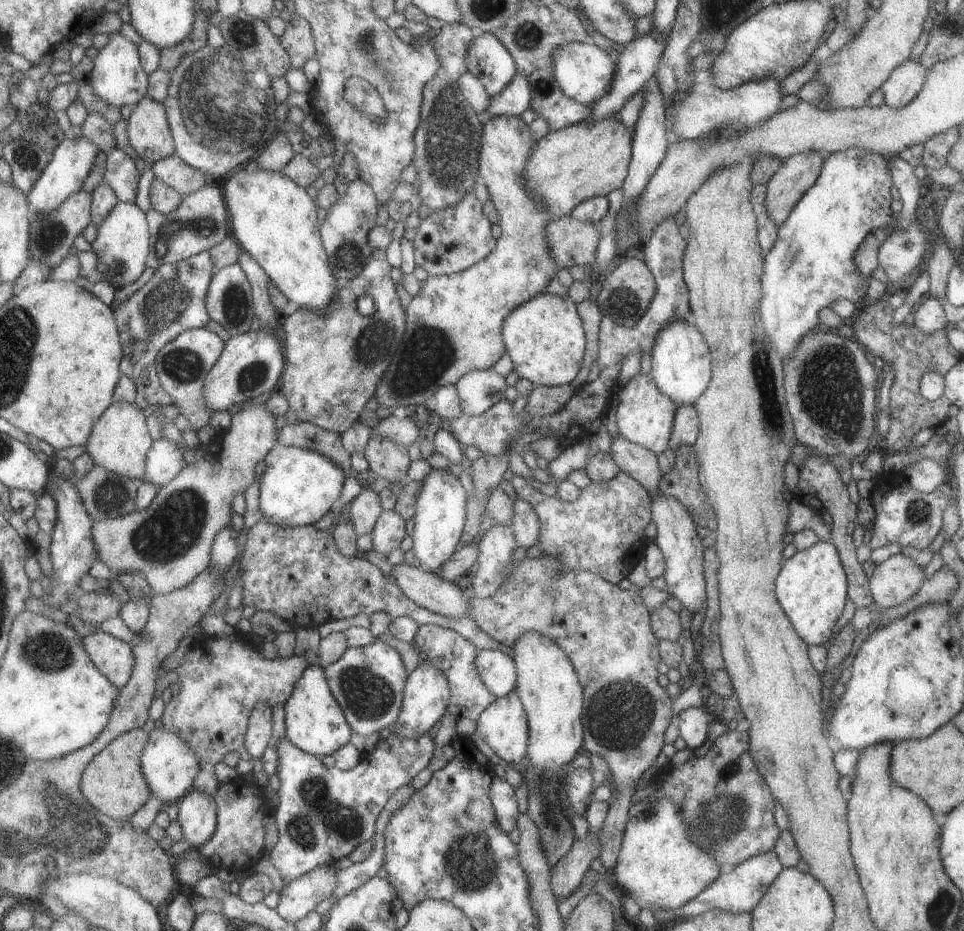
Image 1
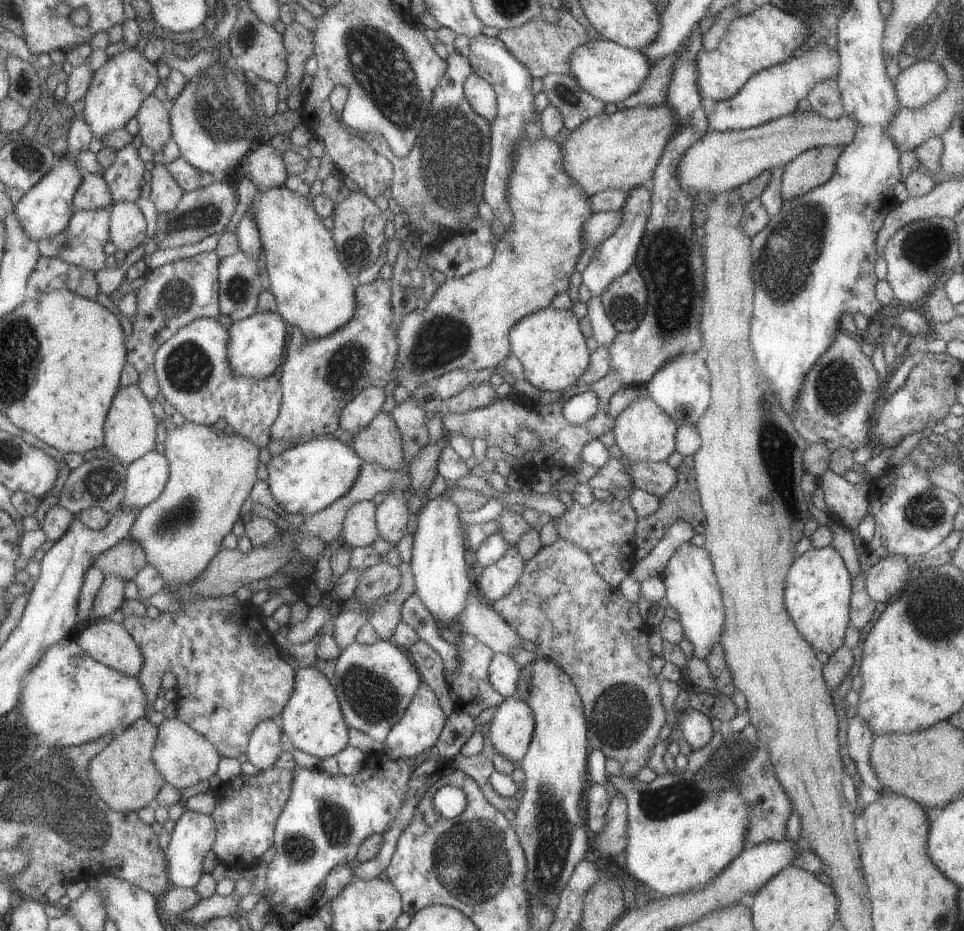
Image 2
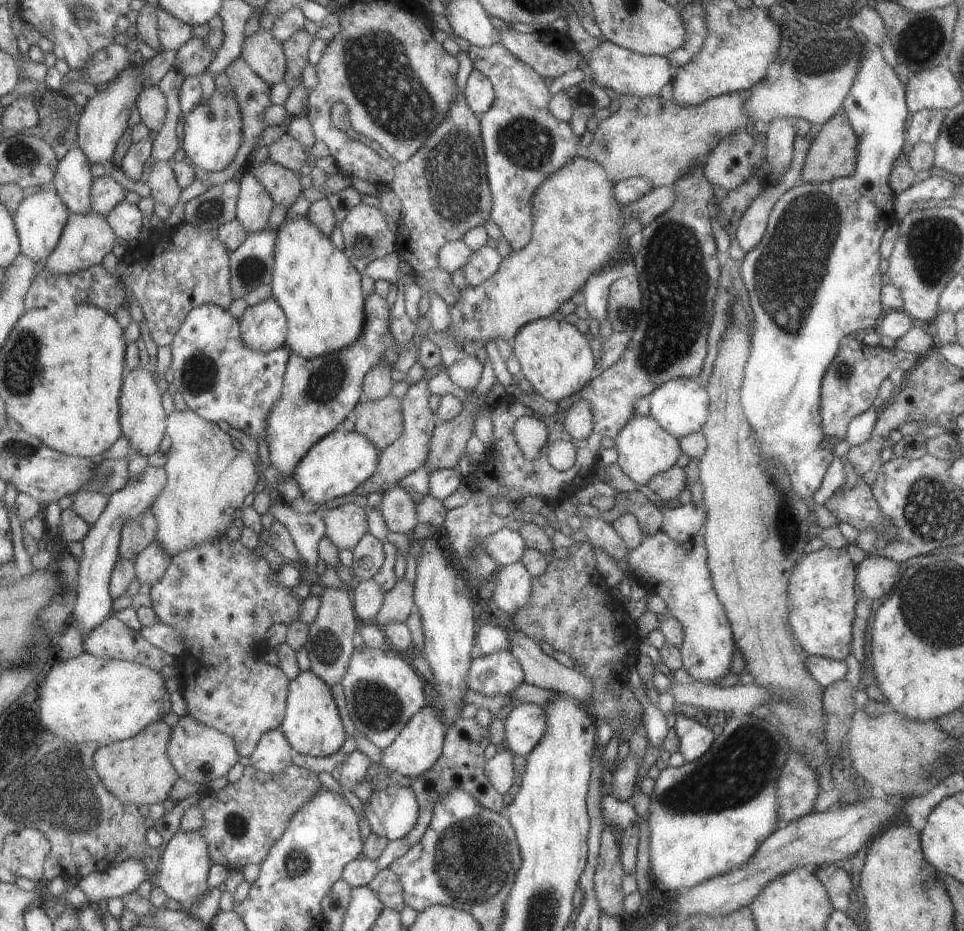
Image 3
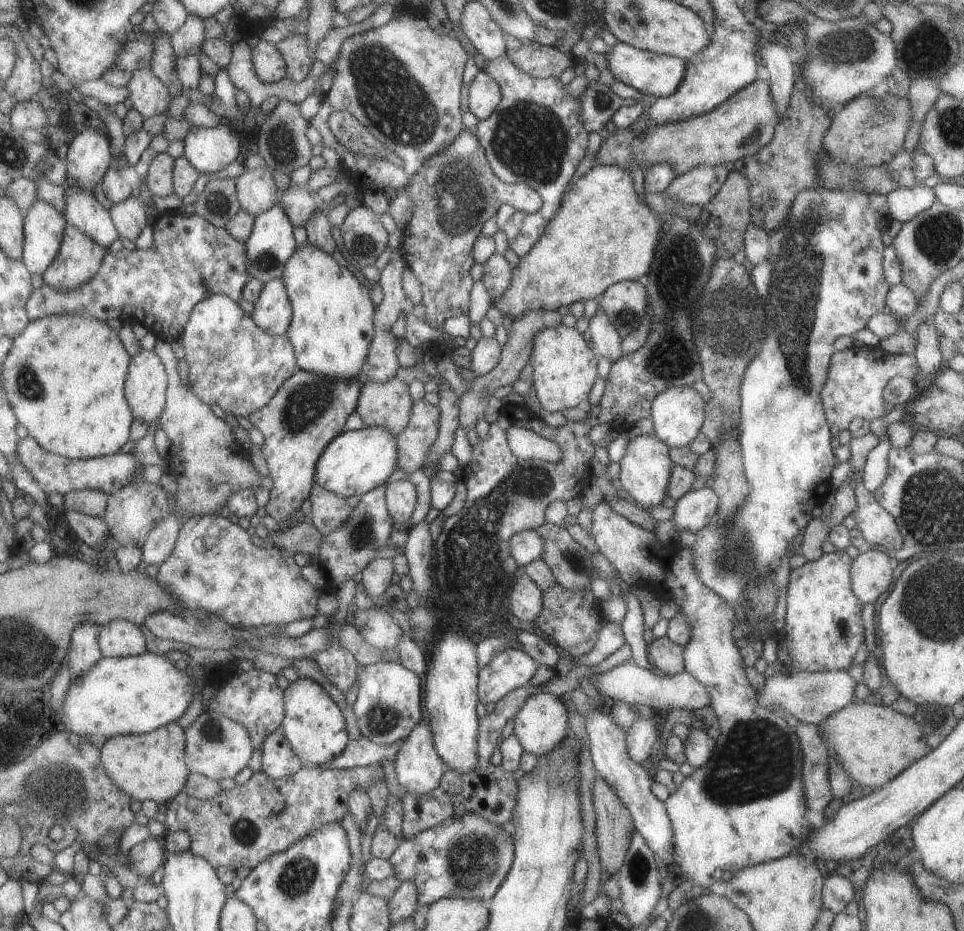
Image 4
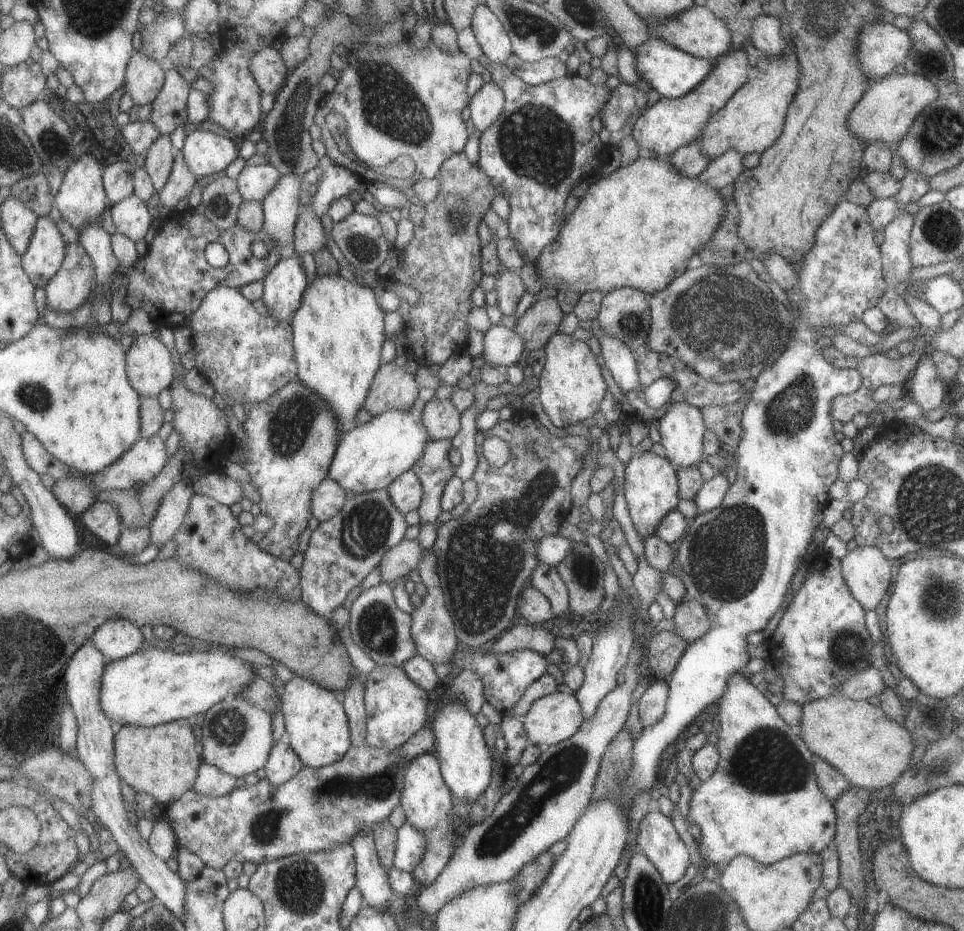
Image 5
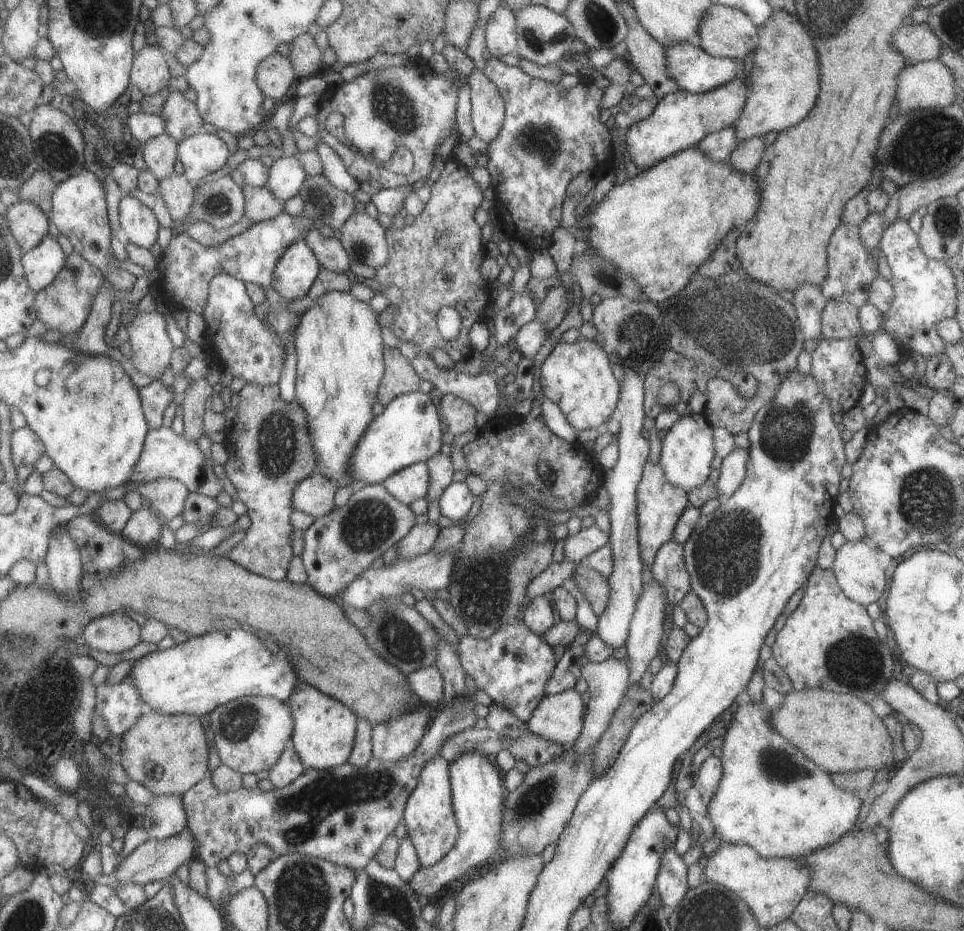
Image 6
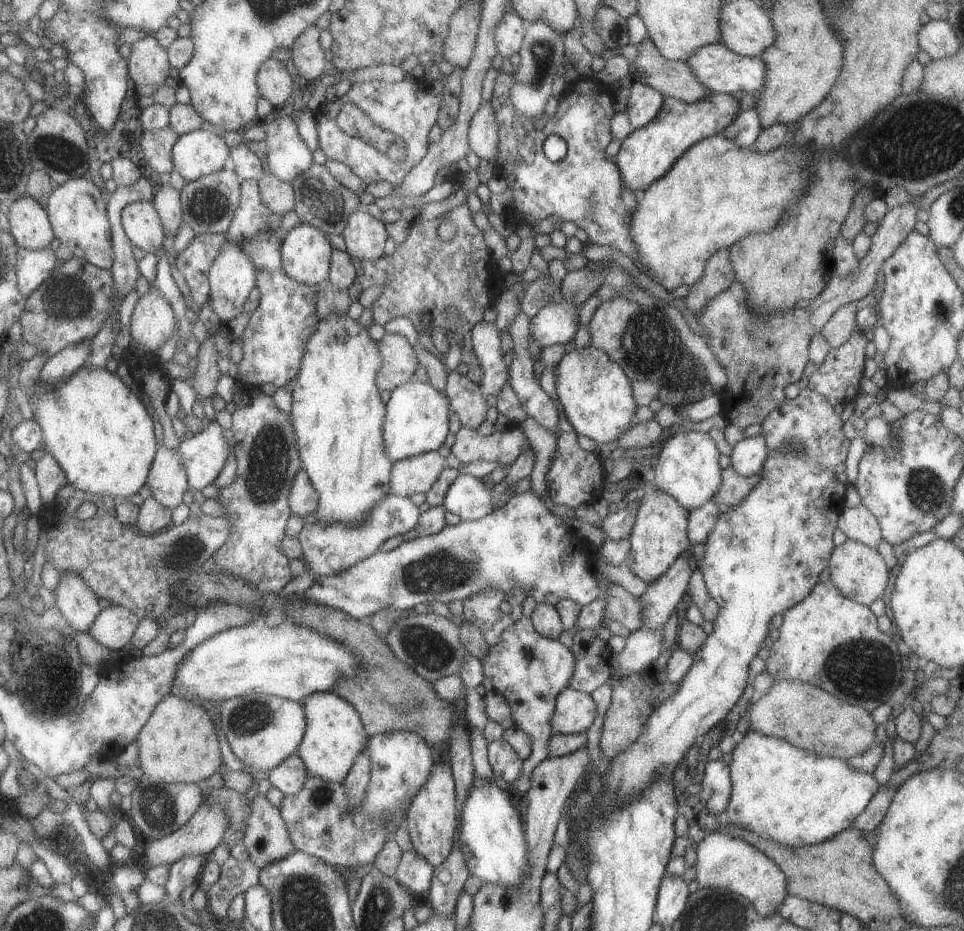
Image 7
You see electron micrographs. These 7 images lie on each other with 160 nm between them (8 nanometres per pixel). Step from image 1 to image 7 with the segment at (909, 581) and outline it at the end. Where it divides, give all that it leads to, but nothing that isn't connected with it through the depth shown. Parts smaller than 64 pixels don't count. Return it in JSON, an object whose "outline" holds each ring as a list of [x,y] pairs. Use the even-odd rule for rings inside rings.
{"outline":[[[845,539],[831,551],[828,558],[830,581],[839,592],[860,605],[869,605],[880,598],[887,586],[889,574],[883,558],[876,549],[865,546],[862,542]]]}

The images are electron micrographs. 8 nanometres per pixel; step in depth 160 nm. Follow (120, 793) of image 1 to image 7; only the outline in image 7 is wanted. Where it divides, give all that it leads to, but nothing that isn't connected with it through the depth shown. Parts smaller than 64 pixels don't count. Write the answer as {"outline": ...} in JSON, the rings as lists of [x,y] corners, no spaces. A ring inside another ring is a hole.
{"outline":[[[171,694],[163,697],[136,740],[143,774],[169,784],[202,784],[205,778],[218,772],[223,765],[223,754],[211,715],[193,701]]]}

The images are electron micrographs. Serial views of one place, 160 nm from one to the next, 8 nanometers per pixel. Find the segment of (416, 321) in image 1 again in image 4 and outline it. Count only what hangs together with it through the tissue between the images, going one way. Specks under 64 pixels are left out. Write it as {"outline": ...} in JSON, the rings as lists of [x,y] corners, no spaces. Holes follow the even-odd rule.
{"outline":[[[601,163],[591,167],[585,175],[572,175],[569,184],[561,195],[556,213],[544,226],[542,235],[527,251],[526,256],[518,258],[517,265],[511,269],[507,288],[491,304],[501,315],[517,319],[526,312],[556,311],[559,306],[569,306],[573,301],[583,302],[599,298],[602,292],[617,281],[635,280],[645,275],[657,242],[661,215],[651,211],[645,204],[637,201],[631,174],[615,165]]]}

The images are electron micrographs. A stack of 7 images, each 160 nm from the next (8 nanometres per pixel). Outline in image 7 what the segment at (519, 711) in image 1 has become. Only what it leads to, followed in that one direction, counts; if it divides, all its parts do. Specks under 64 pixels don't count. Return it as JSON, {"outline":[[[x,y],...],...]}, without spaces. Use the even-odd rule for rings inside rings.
{"outline":[[[569,687],[555,697],[550,727],[554,735],[579,734],[587,730],[595,718],[595,704],[589,696]]]}

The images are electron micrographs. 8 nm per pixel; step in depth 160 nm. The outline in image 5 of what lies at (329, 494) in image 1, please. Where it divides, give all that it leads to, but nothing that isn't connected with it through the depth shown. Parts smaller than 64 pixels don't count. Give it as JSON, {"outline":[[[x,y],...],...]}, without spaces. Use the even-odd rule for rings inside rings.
{"outline":[[[417,397],[409,411],[391,409],[339,434],[332,461],[328,466],[328,477],[345,492],[351,490],[353,494],[386,489],[397,476],[411,469],[411,465],[421,456],[424,444],[429,442],[420,421],[424,404]]]}

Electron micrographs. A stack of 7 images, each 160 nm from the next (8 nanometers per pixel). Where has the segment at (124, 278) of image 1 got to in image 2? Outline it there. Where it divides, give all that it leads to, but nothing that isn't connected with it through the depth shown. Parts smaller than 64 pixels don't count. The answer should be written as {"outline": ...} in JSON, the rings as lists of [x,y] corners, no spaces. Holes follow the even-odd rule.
{"outline":[[[121,201],[112,206],[111,242],[126,254],[147,242],[147,218],[135,202]]]}

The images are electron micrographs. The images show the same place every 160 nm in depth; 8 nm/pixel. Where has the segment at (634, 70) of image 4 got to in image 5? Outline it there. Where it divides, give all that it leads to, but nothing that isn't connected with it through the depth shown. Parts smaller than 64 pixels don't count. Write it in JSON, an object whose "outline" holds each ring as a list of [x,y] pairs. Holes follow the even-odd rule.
{"outline":[[[649,37],[642,45],[634,48],[634,63],[637,74],[649,84],[660,97],[674,99],[683,96],[690,88],[697,86],[707,76],[713,60],[689,56],[657,37]]]}

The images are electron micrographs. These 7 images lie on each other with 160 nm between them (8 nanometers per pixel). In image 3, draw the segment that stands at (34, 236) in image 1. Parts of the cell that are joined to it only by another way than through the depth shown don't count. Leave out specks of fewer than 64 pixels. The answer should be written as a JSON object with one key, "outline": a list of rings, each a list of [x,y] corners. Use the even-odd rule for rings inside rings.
{"outline":[[[108,172],[92,180],[91,204],[92,208],[105,215],[108,214],[120,203],[125,200],[127,190]]]}

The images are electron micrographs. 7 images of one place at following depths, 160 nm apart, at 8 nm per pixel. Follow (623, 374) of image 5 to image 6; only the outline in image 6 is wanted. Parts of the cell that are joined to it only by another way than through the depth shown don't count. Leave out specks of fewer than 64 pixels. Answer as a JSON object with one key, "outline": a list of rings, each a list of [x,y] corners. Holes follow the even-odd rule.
{"outline":[[[621,368],[624,370],[624,375],[619,384],[619,394],[615,408],[620,426],[618,432],[618,459],[613,468],[605,469],[601,484],[606,488],[610,498],[610,506],[607,509],[610,522],[608,543],[612,550],[613,564],[611,574],[606,578],[609,585],[609,596],[605,608],[597,617],[596,629],[593,632],[601,639],[601,642],[606,643],[612,649],[619,648],[627,642],[628,624],[636,611],[635,605],[642,591],[642,558],[638,545],[635,486],[638,485],[649,452],[647,441],[641,437],[640,432],[643,428],[641,421],[644,417],[643,378],[632,368]]]}

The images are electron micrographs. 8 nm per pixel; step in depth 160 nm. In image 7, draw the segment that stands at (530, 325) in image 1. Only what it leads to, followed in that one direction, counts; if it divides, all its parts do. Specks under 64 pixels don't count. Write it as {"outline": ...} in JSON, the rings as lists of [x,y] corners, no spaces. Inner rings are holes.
{"outline":[[[590,344],[575,347],[563,353],[559,362],[552,368],[555,375],[554,387],[563,408],[567,422],[577,435],[591,438],[598,445],[607,446],[625,429],[633,418],[636,406],[631,395],[631,381],[601,349]]]}

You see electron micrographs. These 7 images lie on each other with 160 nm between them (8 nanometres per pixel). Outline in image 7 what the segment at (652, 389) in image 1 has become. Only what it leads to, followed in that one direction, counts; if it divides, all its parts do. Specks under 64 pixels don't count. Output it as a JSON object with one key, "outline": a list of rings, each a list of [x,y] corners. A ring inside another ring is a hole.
{"outline":[[[645,481],[641,489],[644,493],[639,499],[634,523],[627,538],[630,551],[625,557],[624,564],[643,581],[643,584],[647,584],[665,572],[666,568],[687,551],[691,544],[686,533],[688,510],[665,491],[659,490],[651,481]]]}

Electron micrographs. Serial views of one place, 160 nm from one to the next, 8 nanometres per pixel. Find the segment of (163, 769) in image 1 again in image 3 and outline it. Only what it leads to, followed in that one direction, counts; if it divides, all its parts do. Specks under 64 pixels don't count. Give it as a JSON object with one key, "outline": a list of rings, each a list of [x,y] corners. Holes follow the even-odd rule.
{"outline":[[[189,713],[180,717],[172,728],[168,755],[181,779],[200,785],[205,785],[221,776],[226,777],[241,757],[234,739],[216,728],[199,722]]]}

